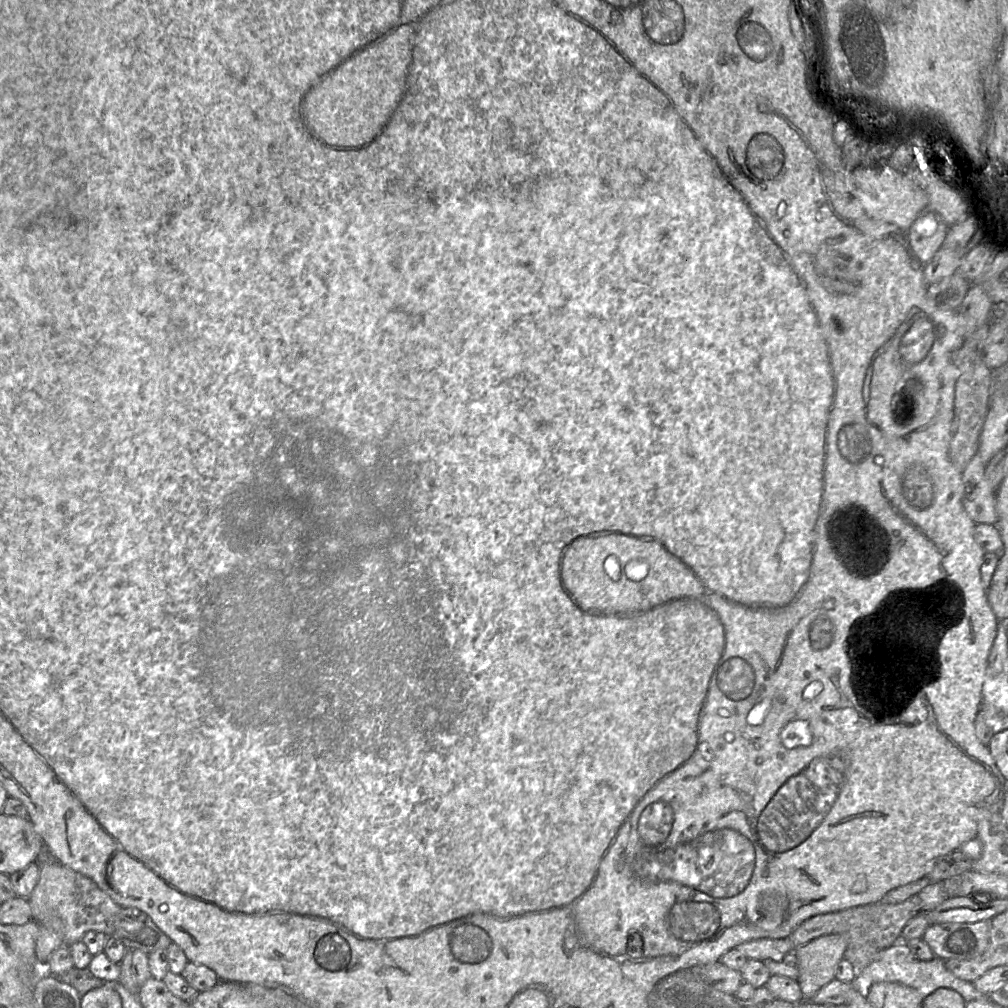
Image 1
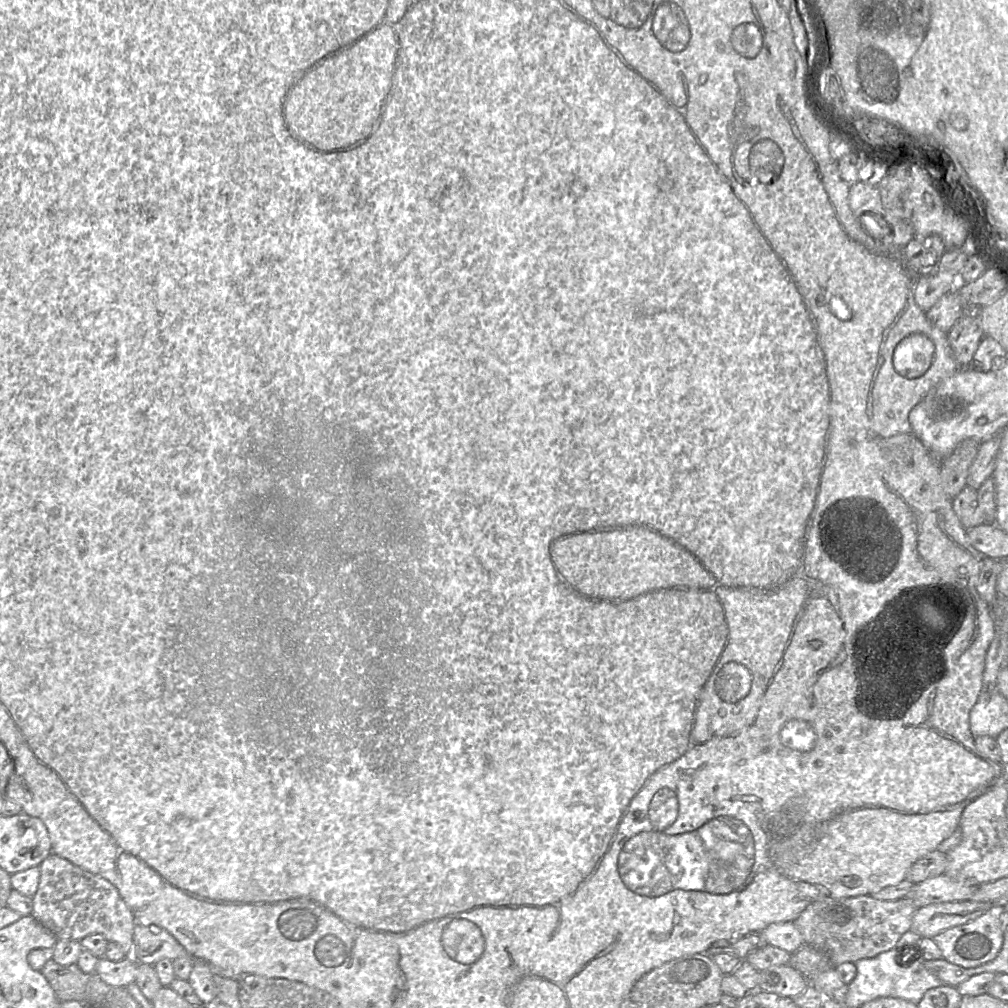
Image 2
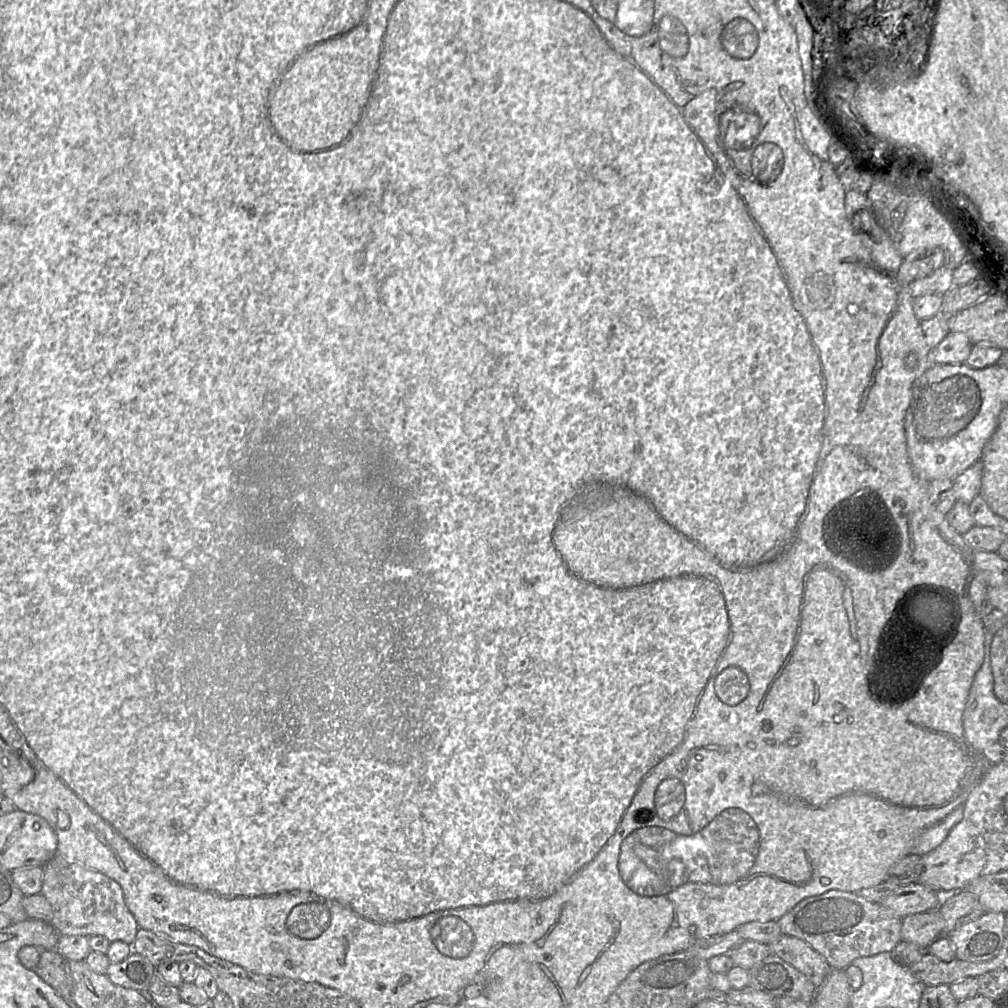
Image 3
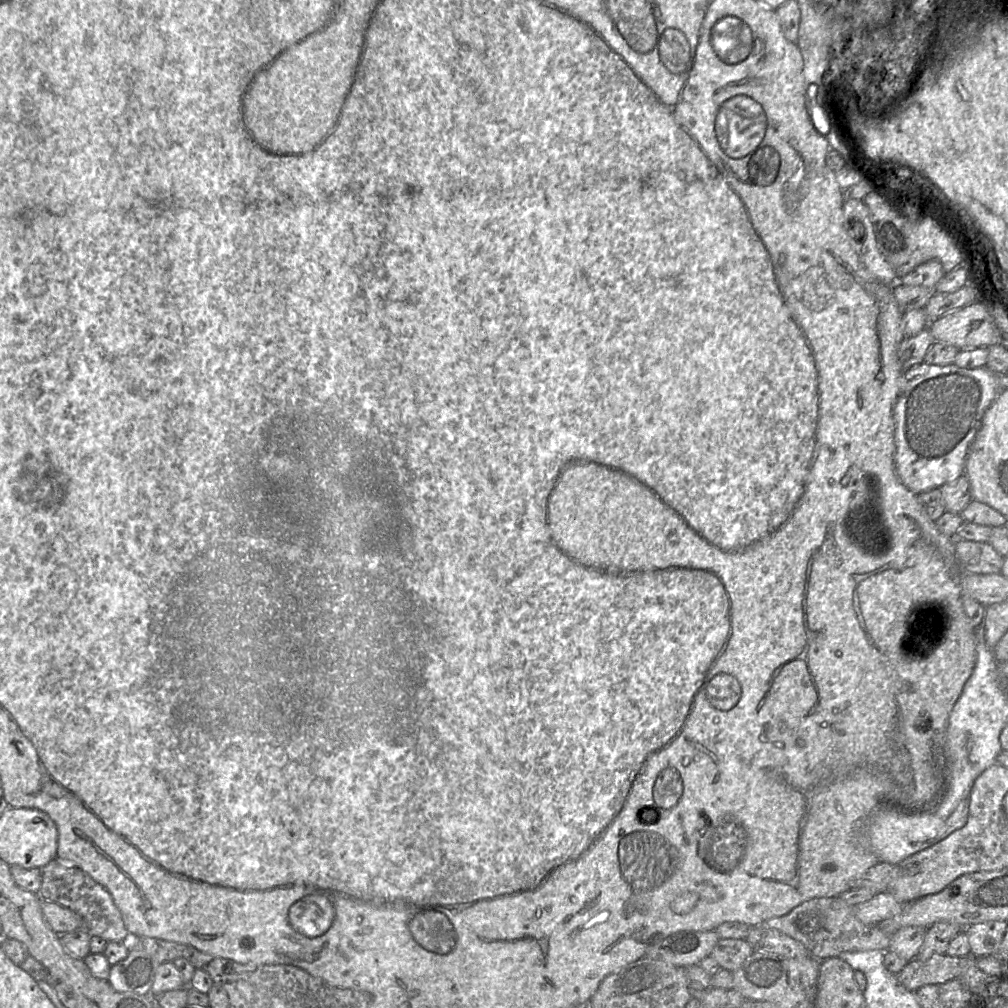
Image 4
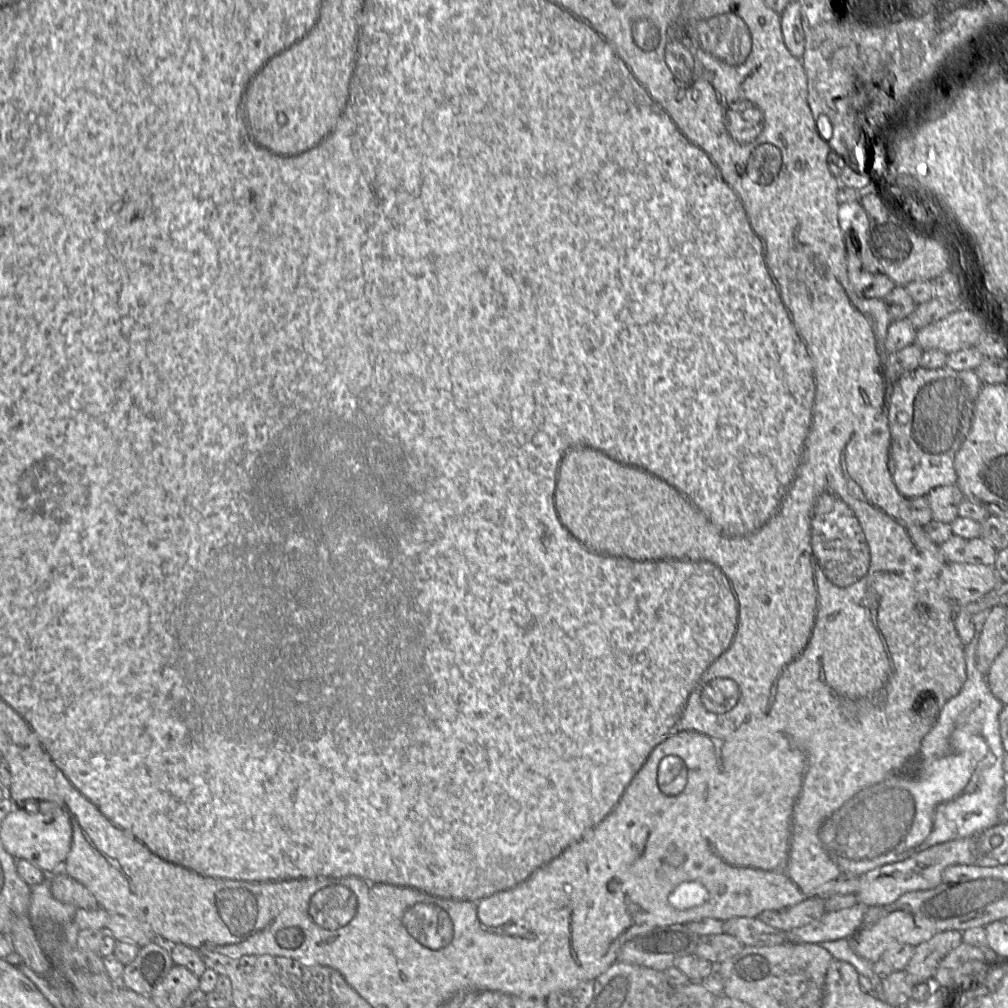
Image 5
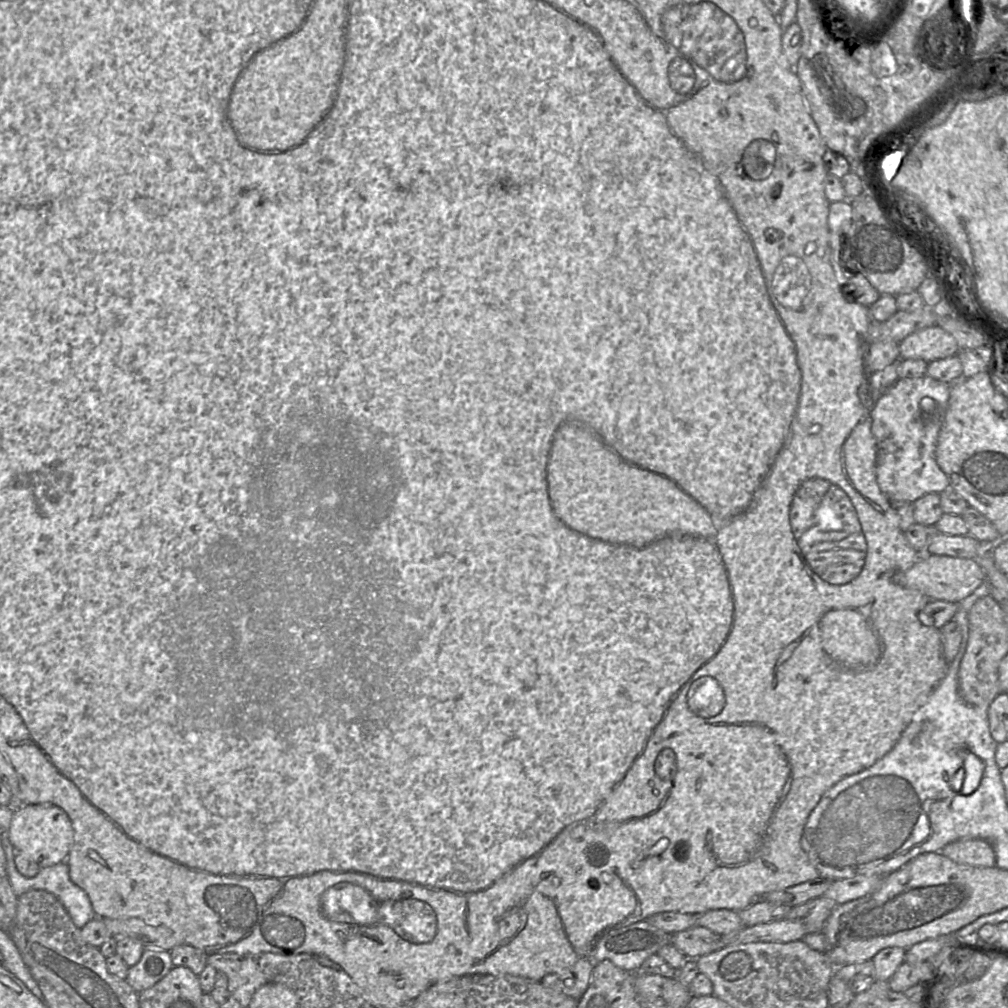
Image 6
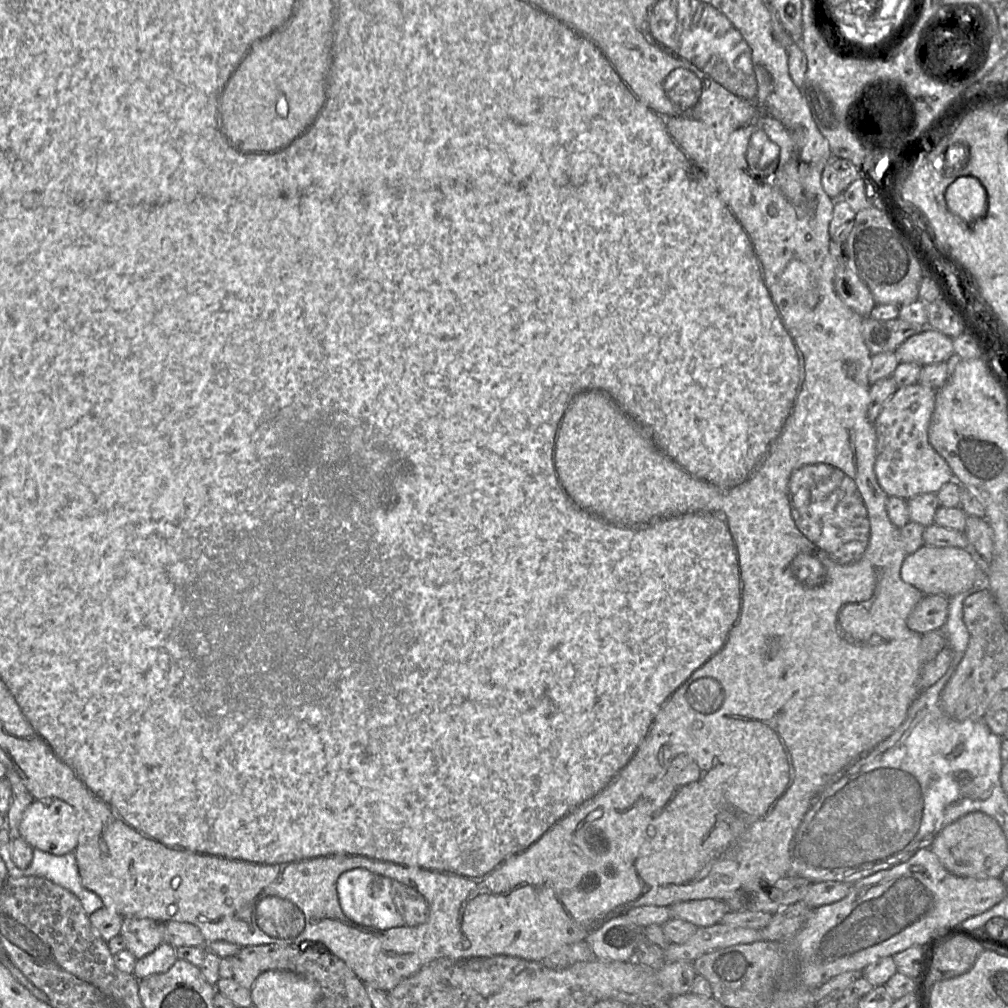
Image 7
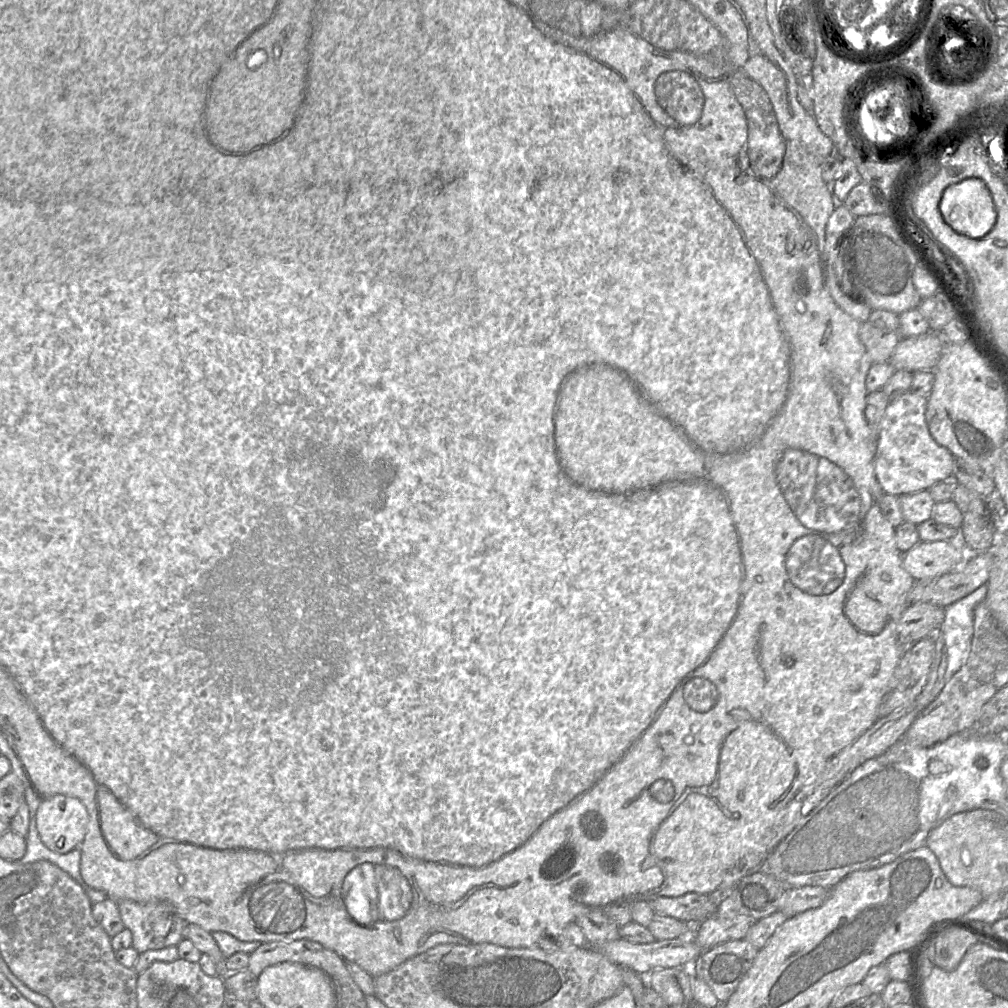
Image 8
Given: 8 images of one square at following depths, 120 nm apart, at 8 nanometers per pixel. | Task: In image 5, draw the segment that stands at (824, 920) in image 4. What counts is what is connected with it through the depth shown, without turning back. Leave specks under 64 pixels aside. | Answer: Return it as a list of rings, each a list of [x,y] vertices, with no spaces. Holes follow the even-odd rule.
[[[810,897],[785,909],[763,911],[757,917],[762,922],[787,932],[820,919],[825,913],[824,898]]]

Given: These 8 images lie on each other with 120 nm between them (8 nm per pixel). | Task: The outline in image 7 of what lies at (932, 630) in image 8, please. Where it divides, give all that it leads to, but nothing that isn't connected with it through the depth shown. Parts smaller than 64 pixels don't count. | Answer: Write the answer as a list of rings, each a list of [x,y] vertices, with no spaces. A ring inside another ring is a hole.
[[[924,595],[907,619],[908,627],[925,634],[942,629],[949,612],[949,598],[944,595]]]

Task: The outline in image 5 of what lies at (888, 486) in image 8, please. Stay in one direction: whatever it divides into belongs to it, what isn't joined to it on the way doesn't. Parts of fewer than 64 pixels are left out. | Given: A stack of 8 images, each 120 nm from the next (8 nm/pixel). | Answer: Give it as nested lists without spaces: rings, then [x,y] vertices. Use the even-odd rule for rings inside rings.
[[[919,366],[892,385],[888,410],[888,468],[897,490],[904,497],[911,499],[926,496],[933,488],[957,483],[954,457],[971,429],[974,406],[981,387],[982,382],[973,370],[956,371],[946,366],[937,369]]]

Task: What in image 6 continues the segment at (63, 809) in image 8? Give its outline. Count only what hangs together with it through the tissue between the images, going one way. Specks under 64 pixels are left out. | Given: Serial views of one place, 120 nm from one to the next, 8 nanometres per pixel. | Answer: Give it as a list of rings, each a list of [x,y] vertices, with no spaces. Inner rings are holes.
[[[25,804],[14,809],[6,834],[15,852],[27,855],[41,869],[66,860],[73,844],[74,831],[68,815],[58,806],[53,804]]]

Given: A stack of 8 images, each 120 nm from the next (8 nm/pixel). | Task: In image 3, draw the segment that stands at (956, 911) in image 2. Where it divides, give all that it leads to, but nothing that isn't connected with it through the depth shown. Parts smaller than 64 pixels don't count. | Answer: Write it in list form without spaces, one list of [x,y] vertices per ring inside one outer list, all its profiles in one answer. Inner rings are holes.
[[[937,910],[912,914],[902,918],[902,940],[914,943],[923,950],[943,935],[944,920]]]

